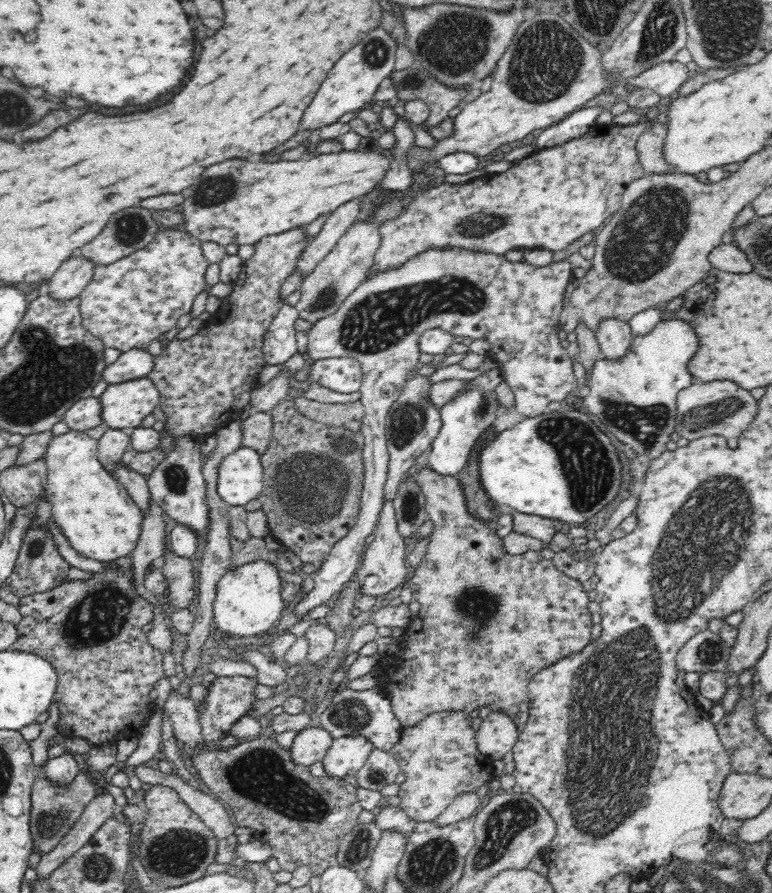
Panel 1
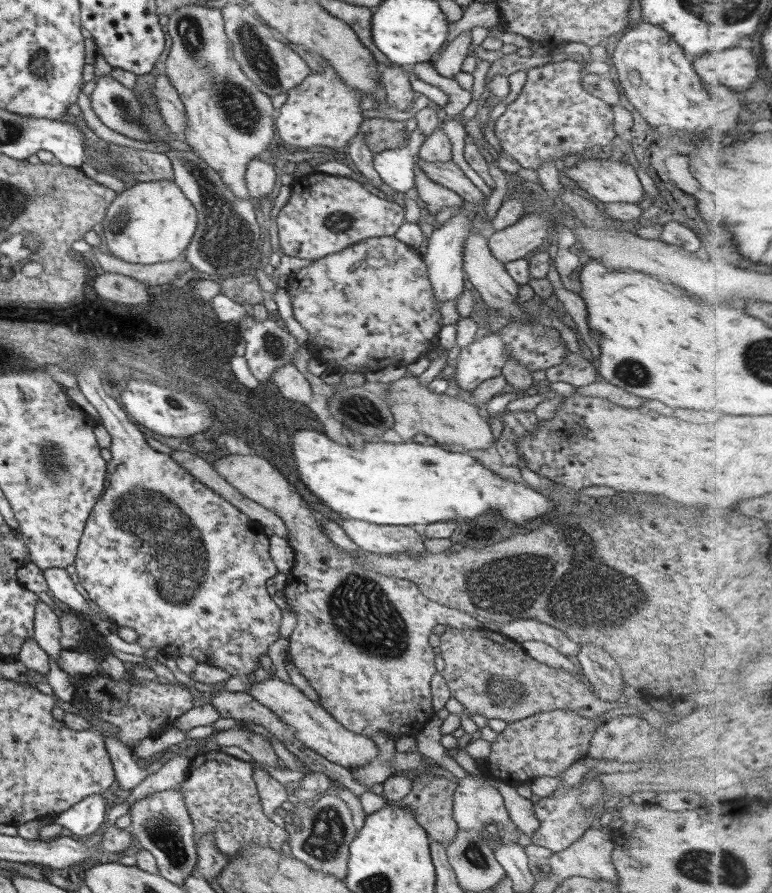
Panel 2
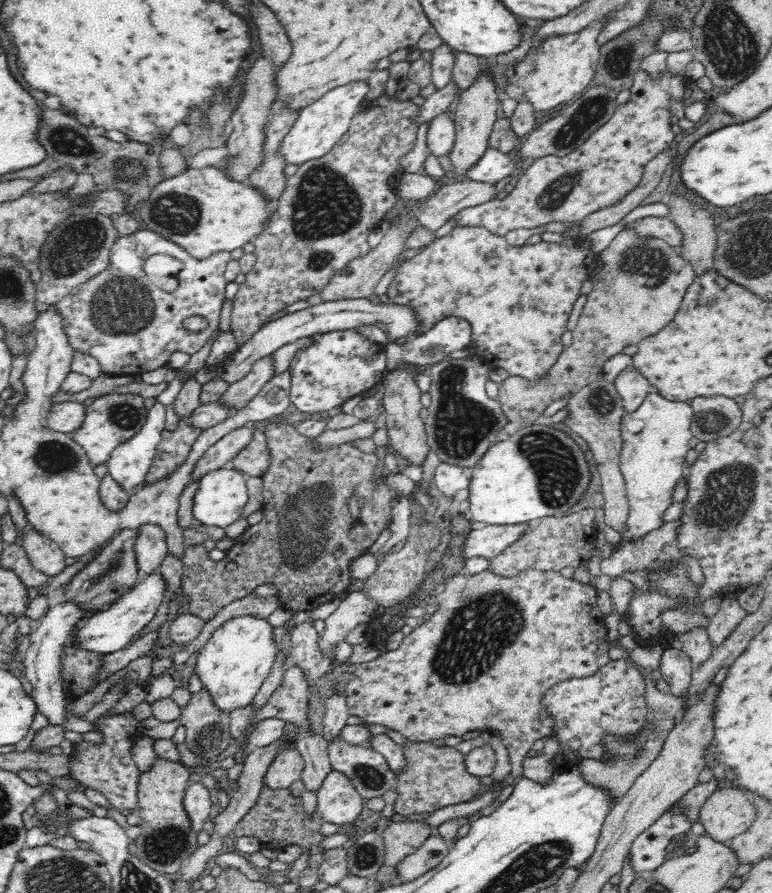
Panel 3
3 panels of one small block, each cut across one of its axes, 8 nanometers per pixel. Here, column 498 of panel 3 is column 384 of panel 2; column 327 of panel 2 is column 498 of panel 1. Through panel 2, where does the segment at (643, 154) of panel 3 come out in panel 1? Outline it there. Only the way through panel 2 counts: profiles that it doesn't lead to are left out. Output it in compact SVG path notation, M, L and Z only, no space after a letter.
M653 121L636 123L632 126L596 124L587 133L568 142L536 150L530 156L514 163L514 166L500 174L487 174L483 178L467 183L442 183L421 193L407 204L403 213L384 221L379 228L380 246L368 269L367 276L376 272L400 268L412 258L432 248L463 248L480 253L504 255L509 250L564 250L584 234L605 224L621 205L626 187L644 176L636 143L638 137Z

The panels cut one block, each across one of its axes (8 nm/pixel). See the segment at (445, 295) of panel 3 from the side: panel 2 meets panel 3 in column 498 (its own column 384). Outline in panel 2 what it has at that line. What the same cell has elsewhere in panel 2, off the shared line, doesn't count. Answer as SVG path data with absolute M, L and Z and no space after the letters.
M395 235L372 237L358 241L354 245L346 247L340 252L336 252L301 268L298 272L291 273L286 282L285 289L291 298L293 304L293 317L308 331L312 346L308 348L311 356L320 359L328 367L334 369L343 369L344 371L377 371L386 366L404 365L406 363L415 362L420 356L427 355L434 348L438 340L438 333L441 332L440 319L442 314L439 309L439 302L433 293L433 286L428 276L428 269L422 256L417 248L400 242Z

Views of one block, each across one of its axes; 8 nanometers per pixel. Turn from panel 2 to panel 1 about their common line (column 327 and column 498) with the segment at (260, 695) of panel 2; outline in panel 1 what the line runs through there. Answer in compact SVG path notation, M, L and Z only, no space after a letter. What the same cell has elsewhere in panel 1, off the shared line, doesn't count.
M492 711L476 732L477 749L494 760L508 758L519 734L518 726L508 714Z

